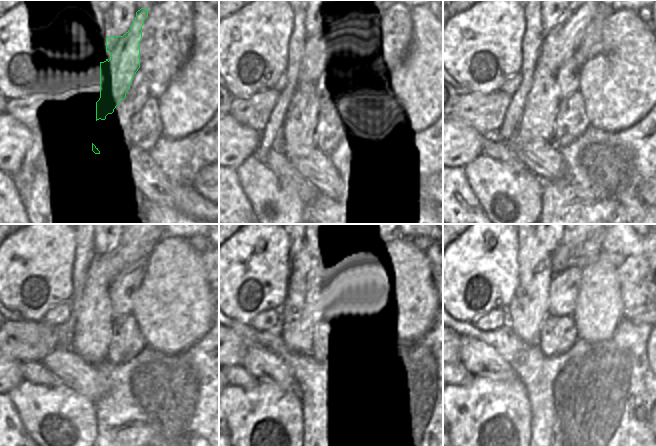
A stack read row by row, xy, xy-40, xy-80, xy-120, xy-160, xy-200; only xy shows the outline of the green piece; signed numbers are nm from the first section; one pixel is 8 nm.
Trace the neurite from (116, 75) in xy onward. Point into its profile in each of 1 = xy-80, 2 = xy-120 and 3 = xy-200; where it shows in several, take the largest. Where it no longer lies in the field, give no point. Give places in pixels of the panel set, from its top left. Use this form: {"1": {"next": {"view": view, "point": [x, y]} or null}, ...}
{"1": {"next": {"view": "xy-80", "point": [566, 38]}}, "2": {"next": {"view": "xy-120", "point": [135, 244]}}, "3": {"next": {"view": "xy-200", "point": [568, 244]}}}

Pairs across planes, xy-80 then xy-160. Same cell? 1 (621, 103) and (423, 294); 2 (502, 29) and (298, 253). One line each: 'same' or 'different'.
1: same
2: different

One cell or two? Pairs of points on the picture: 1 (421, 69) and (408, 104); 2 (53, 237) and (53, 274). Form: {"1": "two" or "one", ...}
{"1": "one", "2": "one"}

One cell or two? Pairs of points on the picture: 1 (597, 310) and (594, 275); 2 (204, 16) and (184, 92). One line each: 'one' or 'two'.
1: one
2: one

